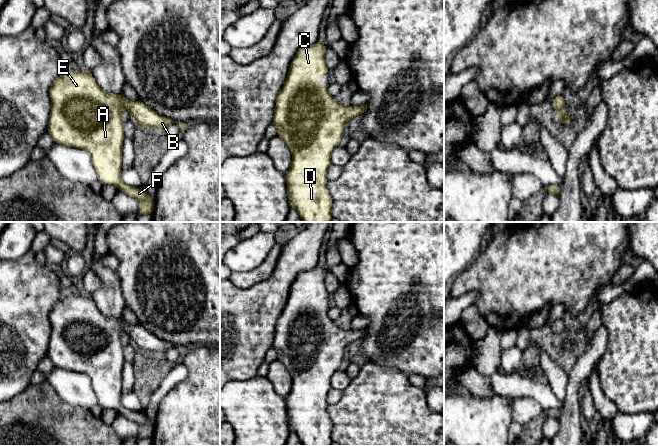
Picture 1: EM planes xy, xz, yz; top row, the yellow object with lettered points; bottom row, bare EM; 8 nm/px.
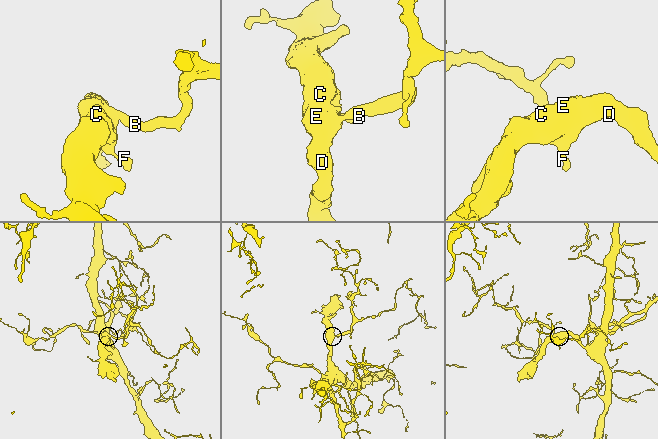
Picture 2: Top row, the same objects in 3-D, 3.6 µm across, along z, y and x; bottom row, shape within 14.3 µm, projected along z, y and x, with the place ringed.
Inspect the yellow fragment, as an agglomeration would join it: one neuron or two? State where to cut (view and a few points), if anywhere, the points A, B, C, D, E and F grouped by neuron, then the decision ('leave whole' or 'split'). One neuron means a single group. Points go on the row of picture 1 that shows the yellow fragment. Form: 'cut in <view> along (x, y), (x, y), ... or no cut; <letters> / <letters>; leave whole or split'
no cut; A B C D E F; leave whole

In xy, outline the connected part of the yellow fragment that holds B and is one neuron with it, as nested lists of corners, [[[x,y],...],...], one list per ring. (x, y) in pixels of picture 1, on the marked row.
[[[82,71],[61,74],[53,82],[49,90],[49,96],[52,109],[47,132],[54,142],[86,150],[91,156],[98,180],[102,184],[115,185],[125,195],[136,198],[140,202],[138,214],[152,215],[155,199],[149,197],[143,188],[126,185],[120,177],[124,140],[124,120],[122,119],[121,109],[126,107],[131,119],[146,129],[161,128],[165,130],[170,124],[177,123],[183,131],[193,123],[175,122],[159,115],[139,99],[130,102],[124,95],[107,93],[100,88],[92,73],[83,73]]]

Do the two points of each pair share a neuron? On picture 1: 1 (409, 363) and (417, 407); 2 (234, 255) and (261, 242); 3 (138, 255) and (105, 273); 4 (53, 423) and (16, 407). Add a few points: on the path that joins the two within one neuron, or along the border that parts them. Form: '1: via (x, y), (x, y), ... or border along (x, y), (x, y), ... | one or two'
1: border along (385, 367), (393, 367), (400, 370), (407, 377) | two
2: via (241, 255), (247, 255), (254, 249) | one
3: border along (114, 271), (118, 278), (121, 294) | two
4: via (44, 423), (32, 423), (25, 416) | one

